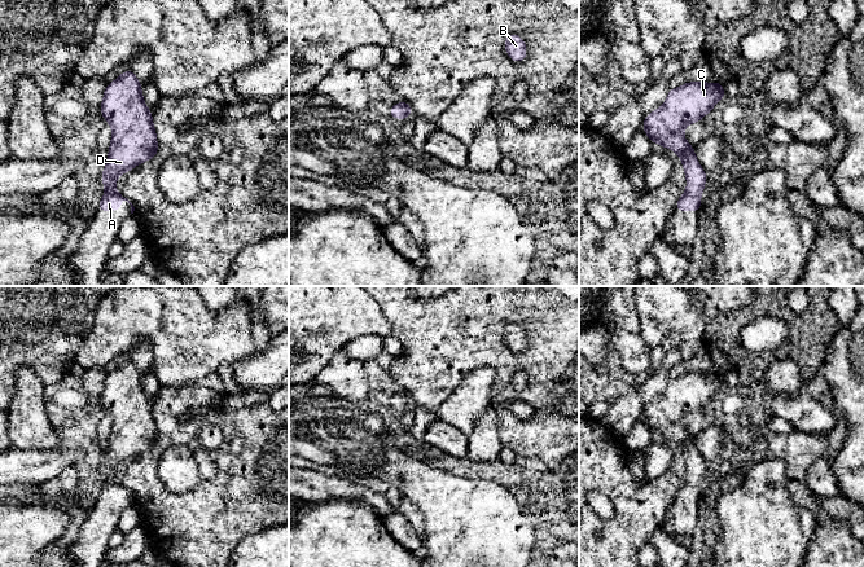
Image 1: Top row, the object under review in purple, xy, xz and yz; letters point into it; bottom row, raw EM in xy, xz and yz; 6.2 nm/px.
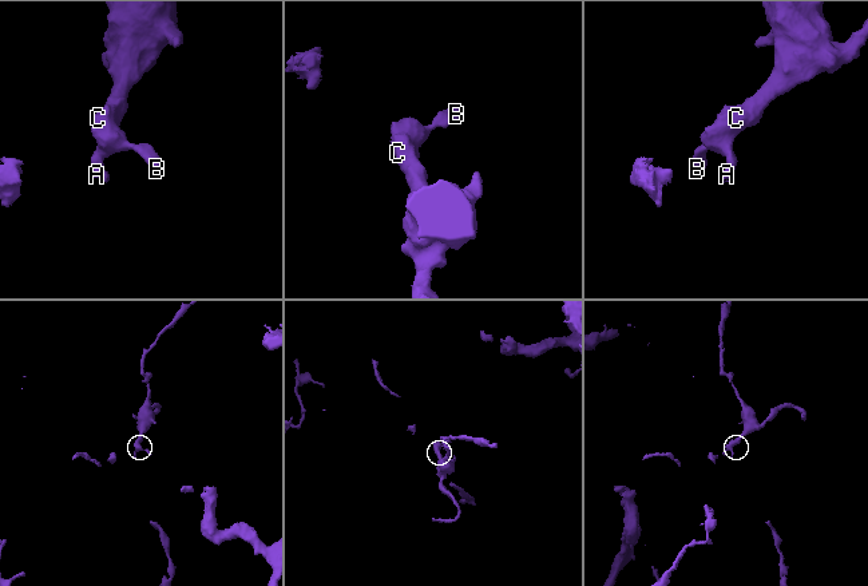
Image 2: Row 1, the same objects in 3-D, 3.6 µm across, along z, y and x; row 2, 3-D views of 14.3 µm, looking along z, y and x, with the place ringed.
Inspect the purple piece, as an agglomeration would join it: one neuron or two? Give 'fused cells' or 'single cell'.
single cell

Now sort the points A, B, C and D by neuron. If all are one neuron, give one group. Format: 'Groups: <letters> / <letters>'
Groups: A B C D

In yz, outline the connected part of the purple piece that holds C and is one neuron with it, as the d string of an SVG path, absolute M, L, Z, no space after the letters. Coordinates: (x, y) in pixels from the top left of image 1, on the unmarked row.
M688 372L670 378L663 395L642 412L644 423L652 432L674 440L681 449L687 479L676 492L677 501L701 501L701 487L707 471L694 438L685 430L684 419L688 414L698 413L725 386L719 372Z

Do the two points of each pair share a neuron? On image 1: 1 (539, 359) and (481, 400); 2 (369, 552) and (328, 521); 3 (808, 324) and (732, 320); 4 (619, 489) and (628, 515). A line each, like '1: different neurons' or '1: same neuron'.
1: different neurons
2: same neuron
3: same neuron
4: same neuron

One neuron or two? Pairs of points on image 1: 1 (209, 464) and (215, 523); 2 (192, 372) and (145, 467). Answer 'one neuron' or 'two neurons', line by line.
1: two neurons
2: two neurons

